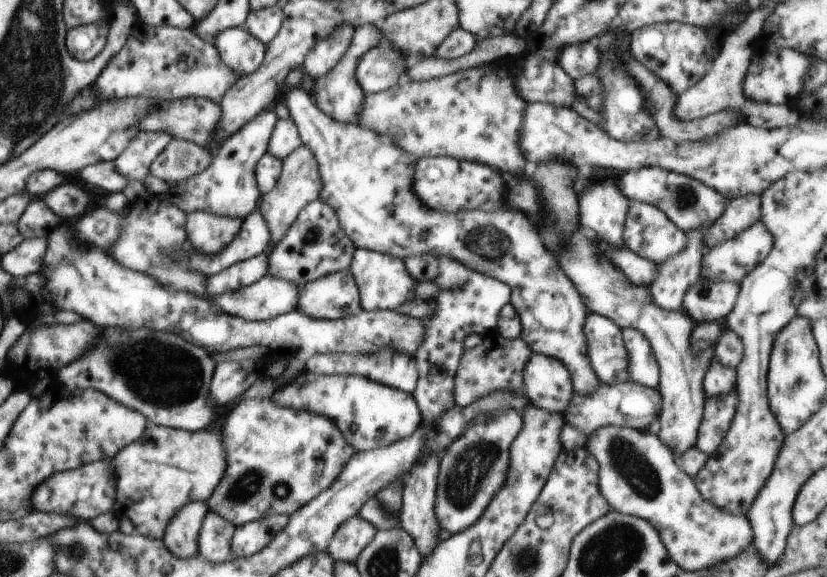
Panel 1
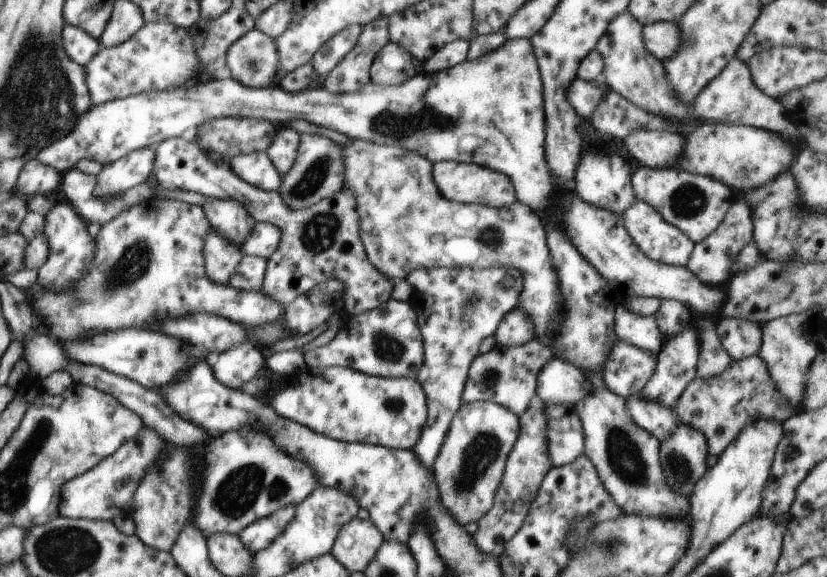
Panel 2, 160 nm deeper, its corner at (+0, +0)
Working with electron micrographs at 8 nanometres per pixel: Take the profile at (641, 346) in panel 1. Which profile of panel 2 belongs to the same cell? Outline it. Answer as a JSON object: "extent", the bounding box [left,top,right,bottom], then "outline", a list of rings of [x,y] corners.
{"extent":[614,305,666,356],"outline":[[[618,305],[615,310],[614,332],[622,341],[650,352],[652,356],[660,354],[666,341],[655,316],[638,316],[626,305]]]}

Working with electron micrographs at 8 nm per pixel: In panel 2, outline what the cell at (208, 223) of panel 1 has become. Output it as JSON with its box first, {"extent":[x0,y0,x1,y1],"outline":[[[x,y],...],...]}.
{"extent":[202,229,244,286],"outline":[[[212,229],[204,240],[202,254],[204,254],[206,275],[214,284],[222,284],[222,286],[228,285],[228,280],[232,278],[236,266],[244,258],[236,244],[222,238],[220,232]]]}

